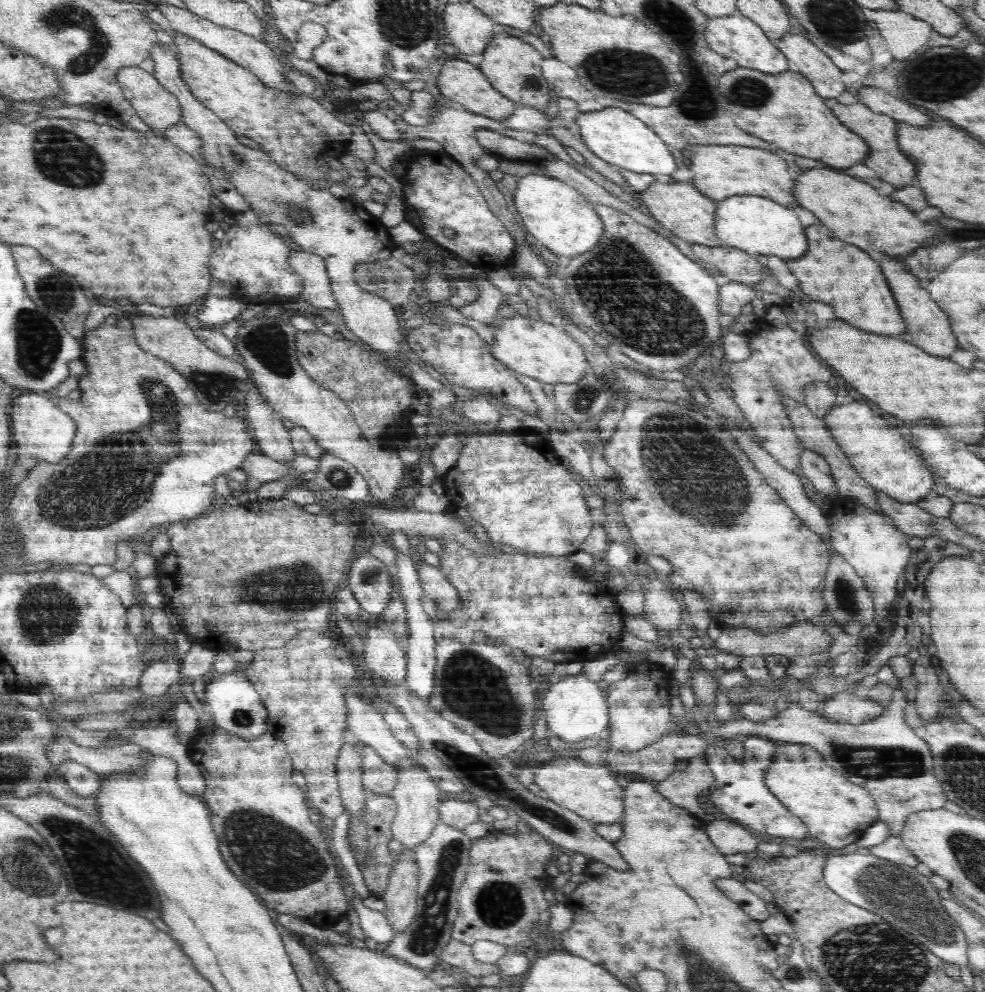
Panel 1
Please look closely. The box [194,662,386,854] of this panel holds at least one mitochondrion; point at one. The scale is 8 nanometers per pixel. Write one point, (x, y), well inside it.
(242, 719)

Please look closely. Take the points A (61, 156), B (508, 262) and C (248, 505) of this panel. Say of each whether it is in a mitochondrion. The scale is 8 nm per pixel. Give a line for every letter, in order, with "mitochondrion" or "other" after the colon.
A: mitochondrion
B: other
C: other

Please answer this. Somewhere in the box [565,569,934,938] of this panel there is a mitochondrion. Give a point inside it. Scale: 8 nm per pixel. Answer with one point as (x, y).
(897, 762)

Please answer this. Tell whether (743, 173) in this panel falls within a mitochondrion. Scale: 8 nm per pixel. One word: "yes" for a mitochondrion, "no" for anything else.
no

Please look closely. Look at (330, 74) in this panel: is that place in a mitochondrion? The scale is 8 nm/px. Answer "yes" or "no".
no

